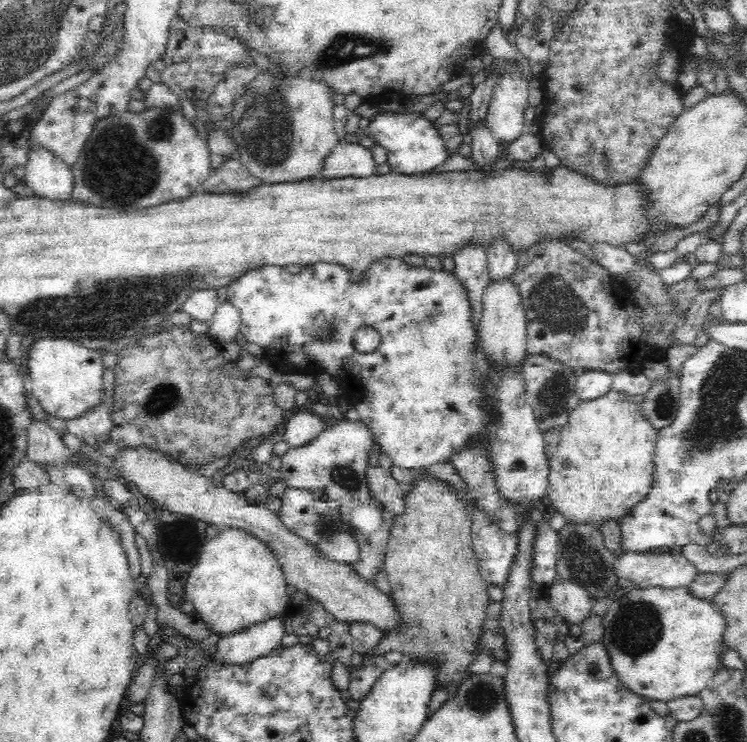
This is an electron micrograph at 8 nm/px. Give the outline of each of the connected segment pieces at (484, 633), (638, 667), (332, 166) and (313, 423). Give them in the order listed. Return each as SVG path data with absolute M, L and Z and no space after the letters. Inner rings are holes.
M499 623L496 628L482 624L479 636L475 640L475 654L484 654L492 660L496 666L506 666L508 664L508 635L506 629Z
M633 585L613 593L601 616L600 626L603 630L601 645L618 680L630 692L662 702L686 695L698 695L719 671L720 661L726 651L723 641L728 626L726 615L711 600L698 597L686 585L676 588Z
M340 143L330 152L330 156L324 162L322 177L338 178L354 176L366 178L376 175L378 162L374 158L374 152L366 146L354 143Z
M297 409L287 417L281 441L288 449L304 446L328 424L329 420L325 418Z

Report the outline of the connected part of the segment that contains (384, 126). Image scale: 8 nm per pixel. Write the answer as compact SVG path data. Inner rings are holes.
M381 113L378 118L370 122L368 127L363 127L363 129L376 144L388 150L387 162L394 168L393 172L420 175L446 164L452 158L450 150L444 145L433 122L420 113Z

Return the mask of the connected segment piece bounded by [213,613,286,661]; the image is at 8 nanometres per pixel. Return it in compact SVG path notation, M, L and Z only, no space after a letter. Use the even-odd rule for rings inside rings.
M286 613L273 616L272 618L251 624L248 628L242 629L238 632L233 632L221 636L217 642L216 654L213 660L216 661L249 661L254 657L262 656L270 649L281 644L280 640L286 634Z

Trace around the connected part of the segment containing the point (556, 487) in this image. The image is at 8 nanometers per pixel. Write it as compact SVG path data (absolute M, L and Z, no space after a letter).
M612 386L594 400L581 401L560 429L558 446L549 460L550 484L545 505L550 511L562 513L567 521L595 524L598 519L618 520L651 489L655 471L652 456L658 431L645 414L642 404L636 404L630 395Z

